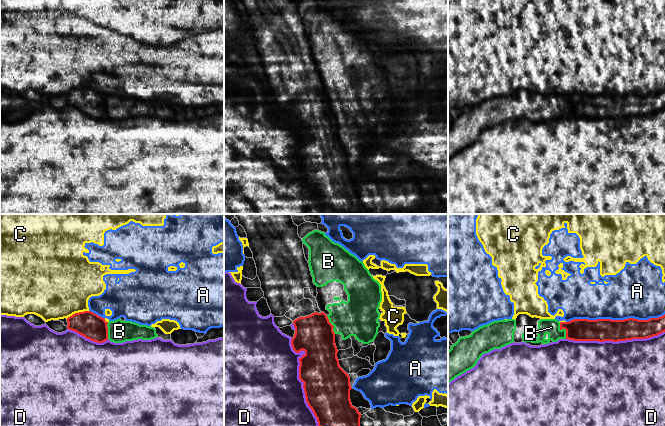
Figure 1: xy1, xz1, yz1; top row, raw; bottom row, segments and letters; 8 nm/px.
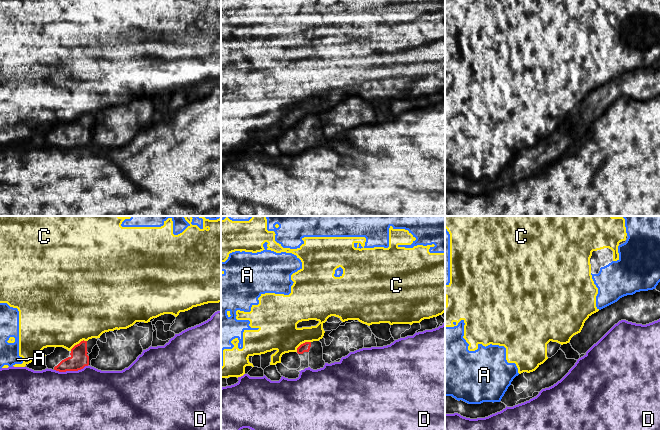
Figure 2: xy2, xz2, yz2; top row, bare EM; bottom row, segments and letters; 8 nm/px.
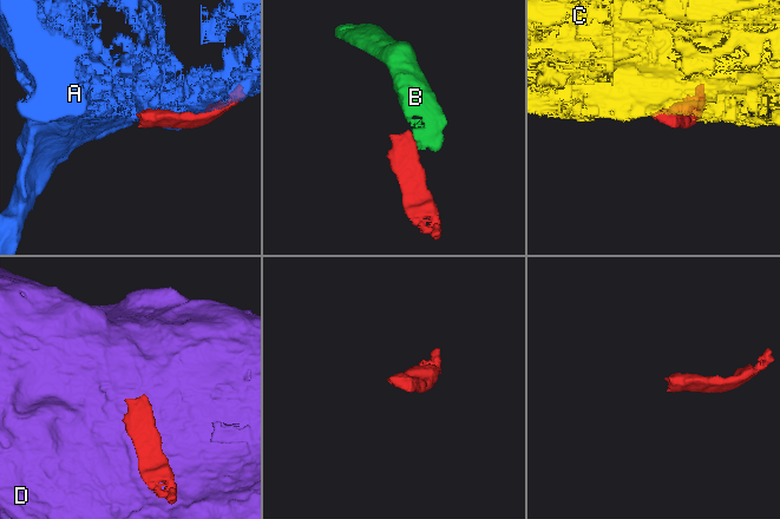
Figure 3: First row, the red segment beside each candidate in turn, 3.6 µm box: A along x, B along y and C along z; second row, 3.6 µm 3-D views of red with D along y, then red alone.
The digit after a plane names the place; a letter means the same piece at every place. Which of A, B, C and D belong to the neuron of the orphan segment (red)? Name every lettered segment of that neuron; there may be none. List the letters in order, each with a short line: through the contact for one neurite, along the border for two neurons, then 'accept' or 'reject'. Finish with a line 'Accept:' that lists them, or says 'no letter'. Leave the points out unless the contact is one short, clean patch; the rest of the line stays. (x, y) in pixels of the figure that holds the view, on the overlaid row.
A: reject
B: line yz1 (559, 322), (559, 327), (565, 330), (566, 338); reject
C: reject
D: reject
Accept: no letter

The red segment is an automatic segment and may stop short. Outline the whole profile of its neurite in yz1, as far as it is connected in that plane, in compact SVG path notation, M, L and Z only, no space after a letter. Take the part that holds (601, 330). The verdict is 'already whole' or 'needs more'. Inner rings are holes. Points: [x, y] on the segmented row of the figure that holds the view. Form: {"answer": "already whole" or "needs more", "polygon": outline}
{"answer": "already whole", "polygon": "M665 314L658 318L638 320L574 319L560 322L560 330L566 330L566 339L574 341L626 341L646 339L665 332Z"}

